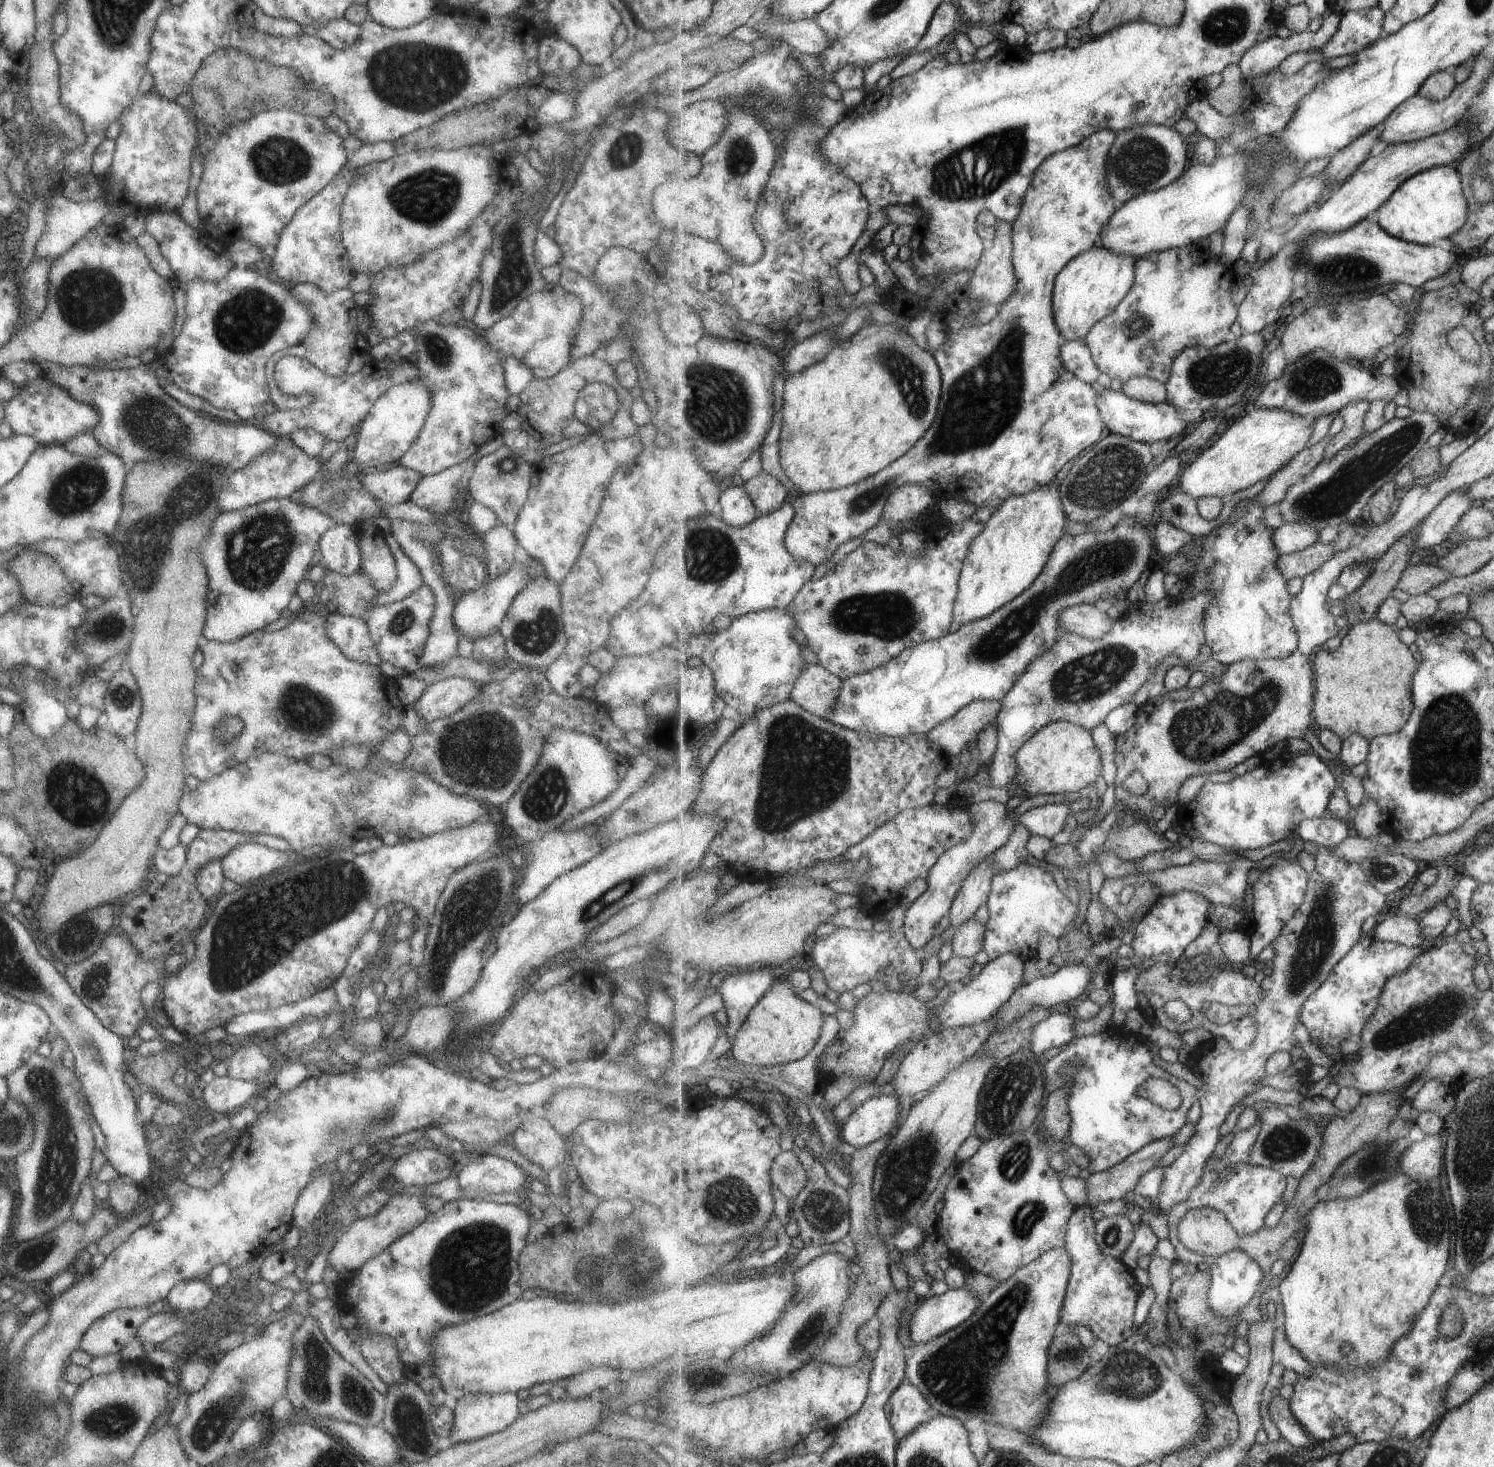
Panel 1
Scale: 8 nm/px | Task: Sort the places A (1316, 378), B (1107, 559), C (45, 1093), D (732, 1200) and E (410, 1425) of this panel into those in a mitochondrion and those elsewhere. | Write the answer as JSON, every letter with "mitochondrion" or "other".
{"A":"mitochondrion","B":"mitochondrion","C":"mitochondrion","D":"mitochondrion","E":"mitochondrion"}

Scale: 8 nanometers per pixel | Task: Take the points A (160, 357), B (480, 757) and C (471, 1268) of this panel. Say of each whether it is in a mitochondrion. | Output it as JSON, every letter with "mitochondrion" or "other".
{"A":"other","B":"mitochondrion","C":"mitochondrion"}

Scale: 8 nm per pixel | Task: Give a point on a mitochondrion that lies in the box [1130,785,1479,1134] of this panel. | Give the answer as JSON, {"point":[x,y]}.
{"point":[1442,1012]}

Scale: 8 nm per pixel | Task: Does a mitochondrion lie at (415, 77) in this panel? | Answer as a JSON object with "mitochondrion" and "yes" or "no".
{"mitochondrion":"yes"}

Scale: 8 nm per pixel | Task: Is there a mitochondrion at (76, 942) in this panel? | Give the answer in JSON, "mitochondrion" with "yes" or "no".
{"mitochondrion":"yes"}

